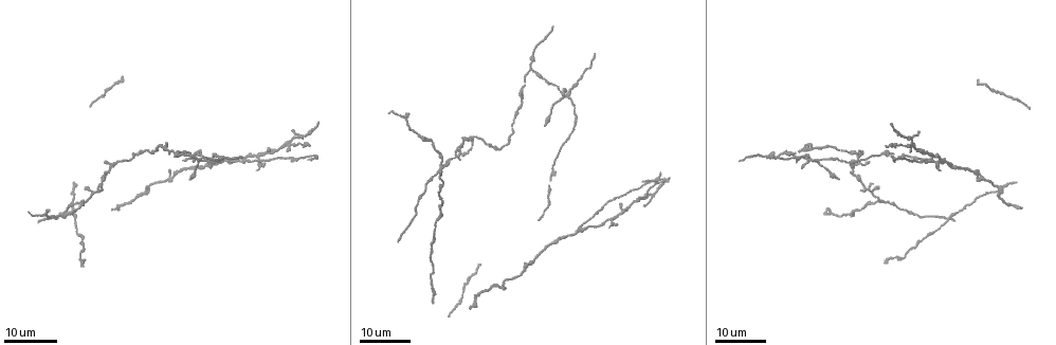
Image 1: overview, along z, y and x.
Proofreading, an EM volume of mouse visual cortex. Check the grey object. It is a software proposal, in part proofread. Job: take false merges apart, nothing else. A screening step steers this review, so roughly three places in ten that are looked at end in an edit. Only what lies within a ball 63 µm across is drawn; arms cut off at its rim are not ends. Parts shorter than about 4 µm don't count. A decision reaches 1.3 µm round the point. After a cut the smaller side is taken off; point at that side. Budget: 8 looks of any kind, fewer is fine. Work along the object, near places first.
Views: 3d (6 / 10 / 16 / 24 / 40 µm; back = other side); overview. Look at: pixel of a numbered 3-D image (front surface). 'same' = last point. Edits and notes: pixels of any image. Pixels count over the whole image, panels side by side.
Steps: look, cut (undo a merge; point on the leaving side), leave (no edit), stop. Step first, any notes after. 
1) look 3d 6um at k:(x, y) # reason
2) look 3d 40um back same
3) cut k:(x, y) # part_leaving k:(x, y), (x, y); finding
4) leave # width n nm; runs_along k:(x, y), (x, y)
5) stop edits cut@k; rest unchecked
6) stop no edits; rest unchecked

look 3d 24um at 1:(954, 169)

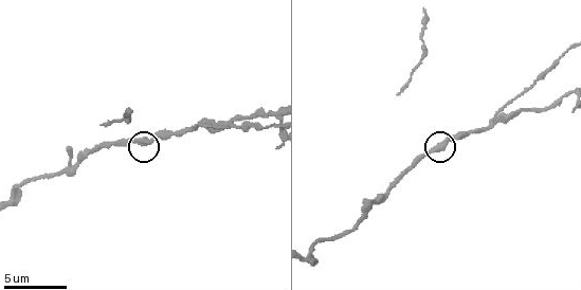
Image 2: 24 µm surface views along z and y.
look 3d 6um at 2:(142, 140) # closer look

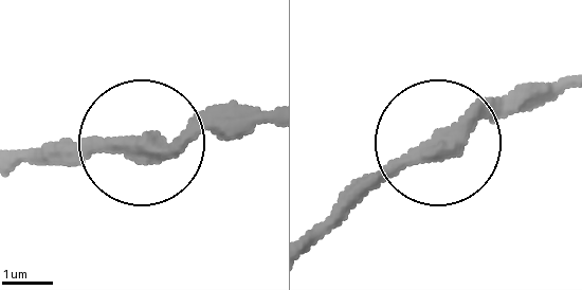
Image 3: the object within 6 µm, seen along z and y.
look 3d 6um back at 3:(135, 148) # from behind

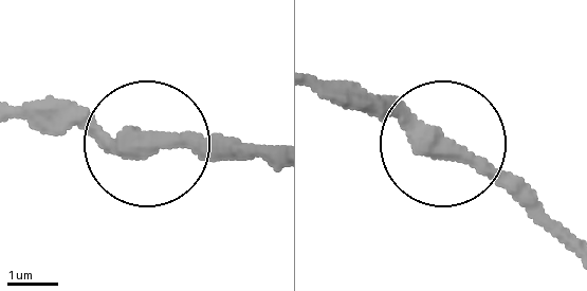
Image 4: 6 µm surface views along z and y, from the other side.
leave # all the same neuron

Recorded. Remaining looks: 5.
look 3d 24um at 1:(530, 70) # a fork

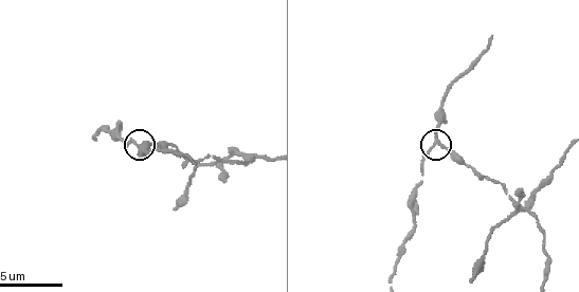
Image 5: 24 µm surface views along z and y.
look 3d 10um at 5:(438, 145)

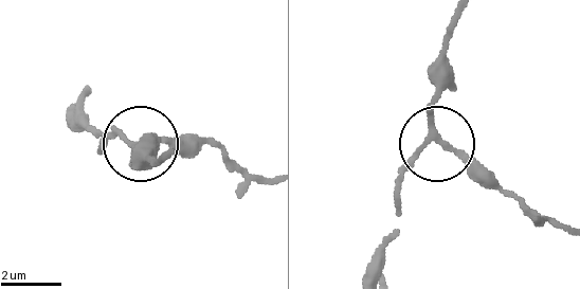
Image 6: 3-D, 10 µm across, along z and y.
leave # side_arm 11 um; one neuron here

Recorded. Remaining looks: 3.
look 3d 10um at 5:(231, 155) # arms part here

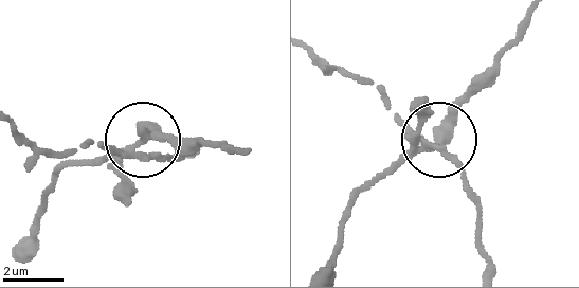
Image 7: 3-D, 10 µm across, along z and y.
cut 7:(152, 130) # arms 3; part_leaving 7:(126, 148), (147, 136), (197, 136), (246, 151); two neurons meet here

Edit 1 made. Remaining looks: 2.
look 3d 16um at 1:(879, 202) # three arms meet

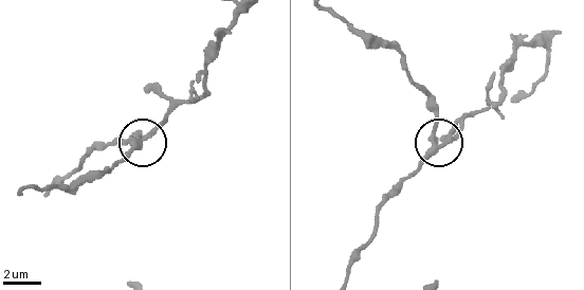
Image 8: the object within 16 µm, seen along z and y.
look 3d 10um at 8:(436, 146)

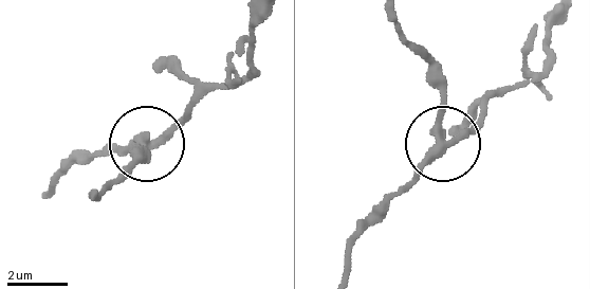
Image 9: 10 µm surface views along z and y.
leave # arms 3; runs_along 9:(264, 16), (252, 32), (246, 70), (204, 92), (143, 152); all the same neuron

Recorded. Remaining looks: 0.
stop edits cut@7; rest unchecked

